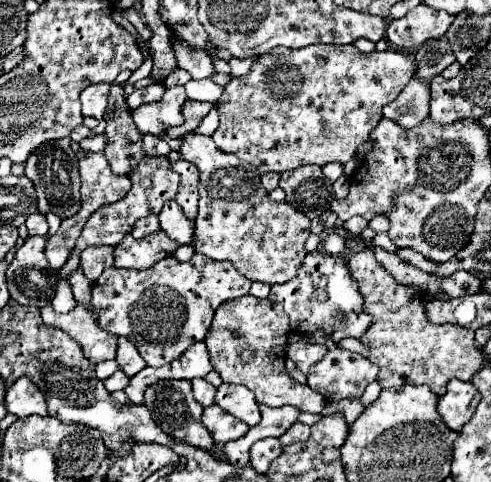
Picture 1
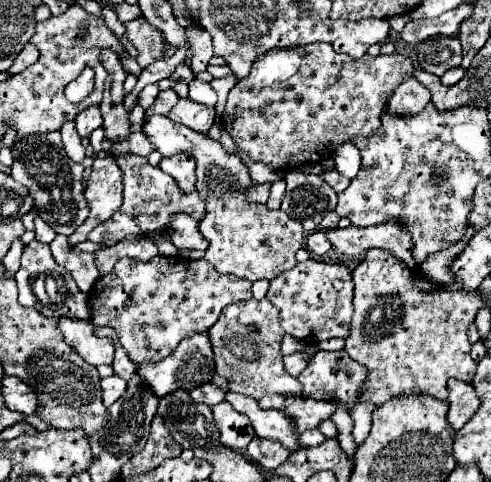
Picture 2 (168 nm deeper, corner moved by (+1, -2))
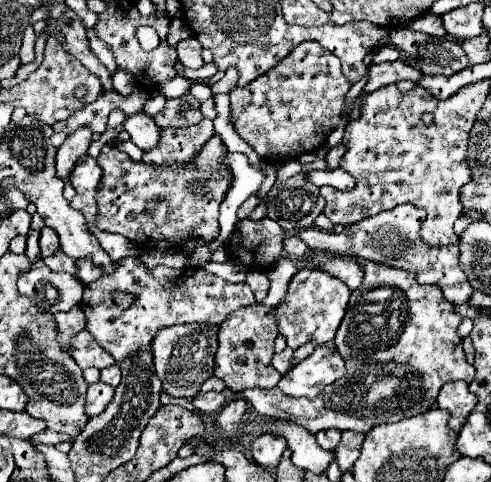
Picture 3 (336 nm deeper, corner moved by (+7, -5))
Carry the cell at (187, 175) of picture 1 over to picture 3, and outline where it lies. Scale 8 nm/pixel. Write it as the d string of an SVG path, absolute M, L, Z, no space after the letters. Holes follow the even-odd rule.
M203 120L193 128L165 128L161 130L161 144L157 144L153 152L145 152L143 162L157 166L187 166L213 136L215 130L211 120Z

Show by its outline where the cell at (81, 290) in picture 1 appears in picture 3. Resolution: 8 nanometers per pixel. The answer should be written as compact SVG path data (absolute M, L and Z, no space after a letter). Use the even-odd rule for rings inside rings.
M113 364L113 366L109 366L109 368L105 368L105 370L101 370L101 382L105 382L105 384L111 384L111 386L119 386L119 380L121 380L121 368L117 366L117 364Z

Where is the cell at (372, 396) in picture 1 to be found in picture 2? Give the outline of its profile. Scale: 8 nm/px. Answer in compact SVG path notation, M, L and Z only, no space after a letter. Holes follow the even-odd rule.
M357 403L357 407L351 413L353 437L355 437L357 447L367 439L367 433L369 433L369 427L371 427L371 413L373 413L373 407L369 403L367 403L367 407L365 407L365 403Z

